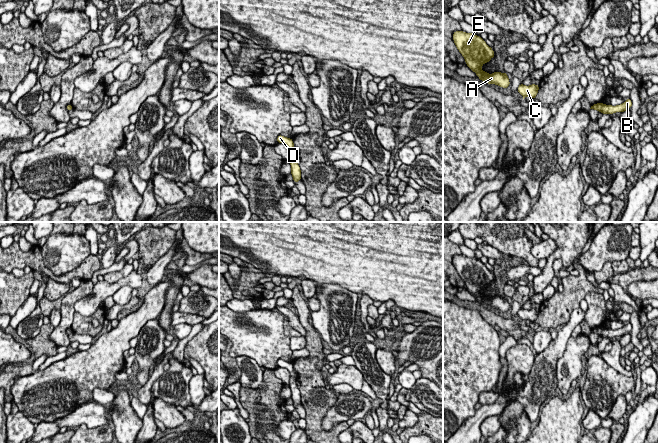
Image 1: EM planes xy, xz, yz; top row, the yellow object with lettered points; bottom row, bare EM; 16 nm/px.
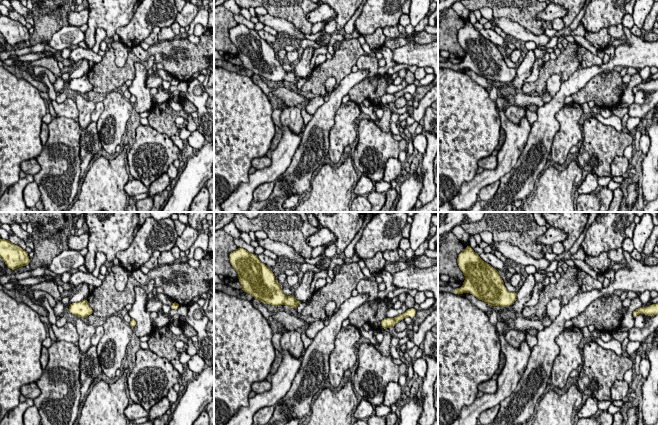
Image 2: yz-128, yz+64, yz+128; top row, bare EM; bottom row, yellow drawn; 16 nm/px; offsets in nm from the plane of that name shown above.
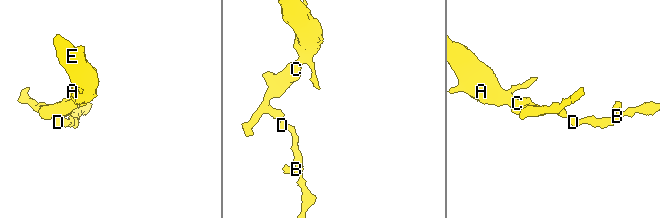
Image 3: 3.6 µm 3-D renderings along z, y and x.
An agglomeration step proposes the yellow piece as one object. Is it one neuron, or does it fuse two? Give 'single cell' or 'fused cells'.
single cell

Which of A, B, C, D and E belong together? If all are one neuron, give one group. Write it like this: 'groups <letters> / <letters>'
groups A B C D E

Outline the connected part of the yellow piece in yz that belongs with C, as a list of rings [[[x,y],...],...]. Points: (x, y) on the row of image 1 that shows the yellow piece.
[[[522,83],[518,86],[517,91],[522,95],[523,99],[529,96],[534,99],[537,96],[539,85],[531,84],[530,86],[523,85]]]

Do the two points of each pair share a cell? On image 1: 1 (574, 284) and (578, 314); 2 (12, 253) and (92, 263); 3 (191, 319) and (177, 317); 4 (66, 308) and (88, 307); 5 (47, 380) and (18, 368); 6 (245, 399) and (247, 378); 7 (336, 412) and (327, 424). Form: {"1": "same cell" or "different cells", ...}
{"1": "different cells", "2": "same cell", "3": "same cell", "4": "different cells", "5": "different cells", "6": "different cells", "7": "same cell"}

